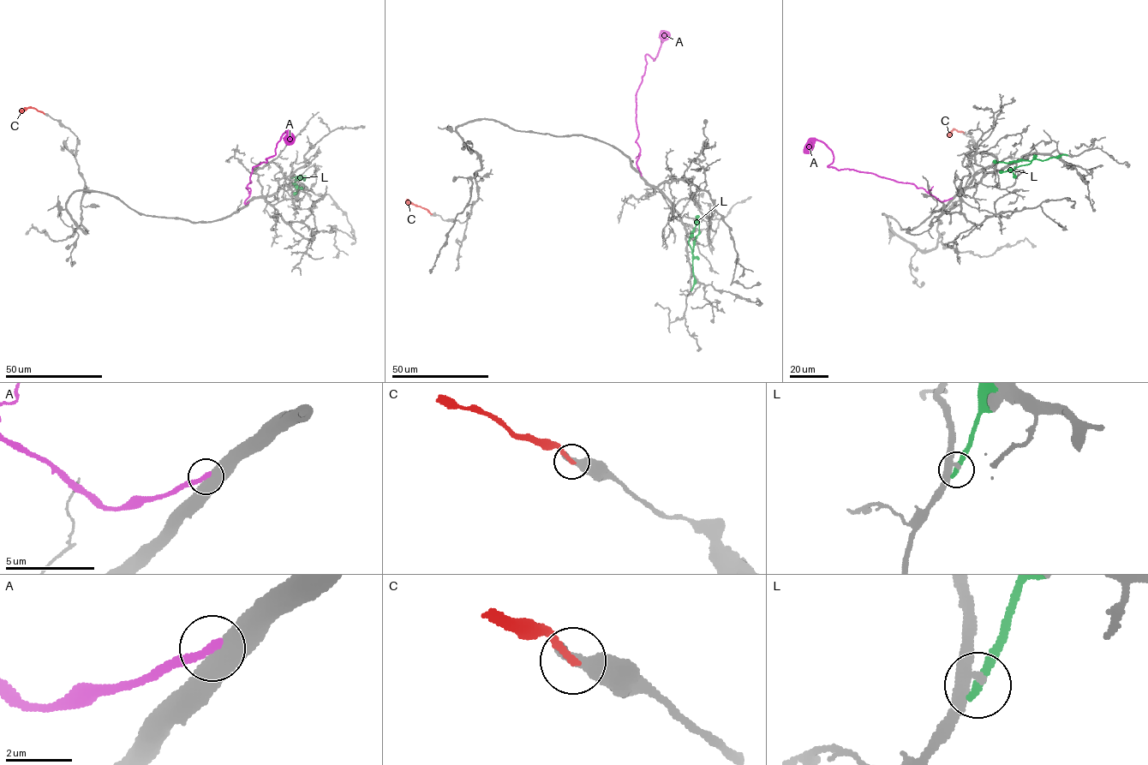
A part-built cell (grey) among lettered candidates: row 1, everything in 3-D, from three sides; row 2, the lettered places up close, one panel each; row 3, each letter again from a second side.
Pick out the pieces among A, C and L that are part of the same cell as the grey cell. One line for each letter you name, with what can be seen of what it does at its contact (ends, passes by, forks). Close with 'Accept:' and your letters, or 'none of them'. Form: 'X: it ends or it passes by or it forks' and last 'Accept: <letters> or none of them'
A: it ends
Accept: A

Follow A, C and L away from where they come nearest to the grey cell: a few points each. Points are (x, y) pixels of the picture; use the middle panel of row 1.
A: (641, 175), (636, 160), (640, 151), (636, 141), (636, 92), (644, 74), (645, 56), (654, 60), (665, 32)
C: (431, 214), (406, 200)
L: (691, 290), (694, 278), (694, 240), (699, 230), (697, 215)

